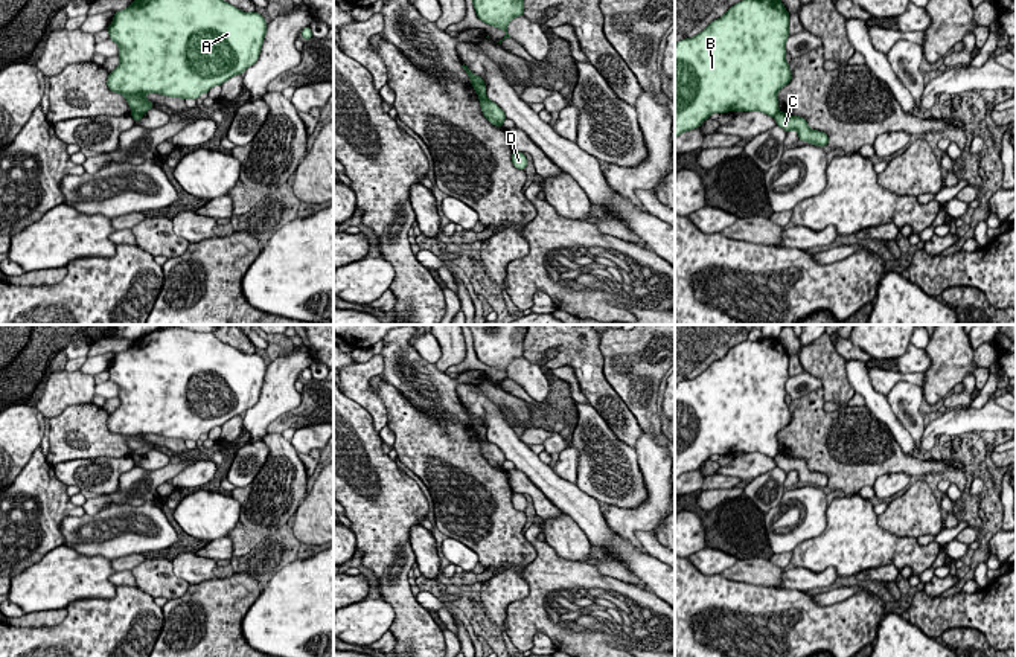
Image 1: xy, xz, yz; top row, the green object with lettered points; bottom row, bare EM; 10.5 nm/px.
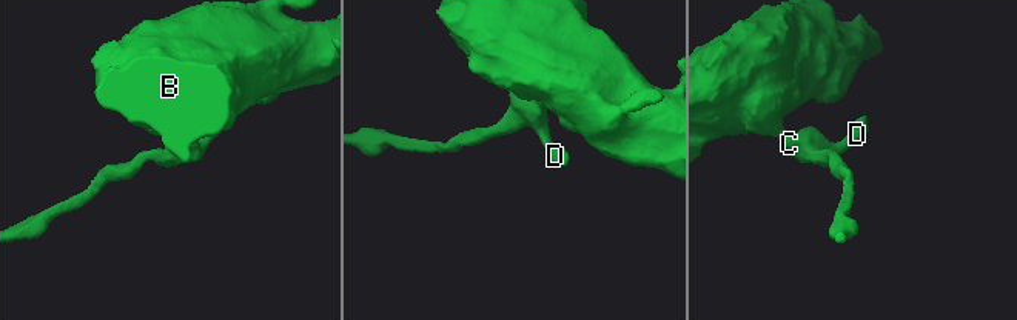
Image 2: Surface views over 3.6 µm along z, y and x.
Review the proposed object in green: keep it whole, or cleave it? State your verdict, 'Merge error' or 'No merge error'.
Merge error

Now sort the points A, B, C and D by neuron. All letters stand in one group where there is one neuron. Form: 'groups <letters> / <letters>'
groups A B / C D

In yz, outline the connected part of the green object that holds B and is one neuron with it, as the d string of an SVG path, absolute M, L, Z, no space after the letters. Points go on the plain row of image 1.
M778 338L745 340L711 363L693 380L675 386L675 480L699 470L713 454L778 454L777 434L791 424L784 386L789 378L789 354Z

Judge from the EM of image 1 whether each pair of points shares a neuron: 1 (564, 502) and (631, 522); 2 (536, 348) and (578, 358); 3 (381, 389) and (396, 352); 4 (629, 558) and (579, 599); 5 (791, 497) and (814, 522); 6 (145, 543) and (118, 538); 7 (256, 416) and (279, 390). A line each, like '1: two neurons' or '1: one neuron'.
1: two neurons
2: one neuron
3: two neurons
4: two neurons
5: one neuron
6: one neuron
7: one neuron

